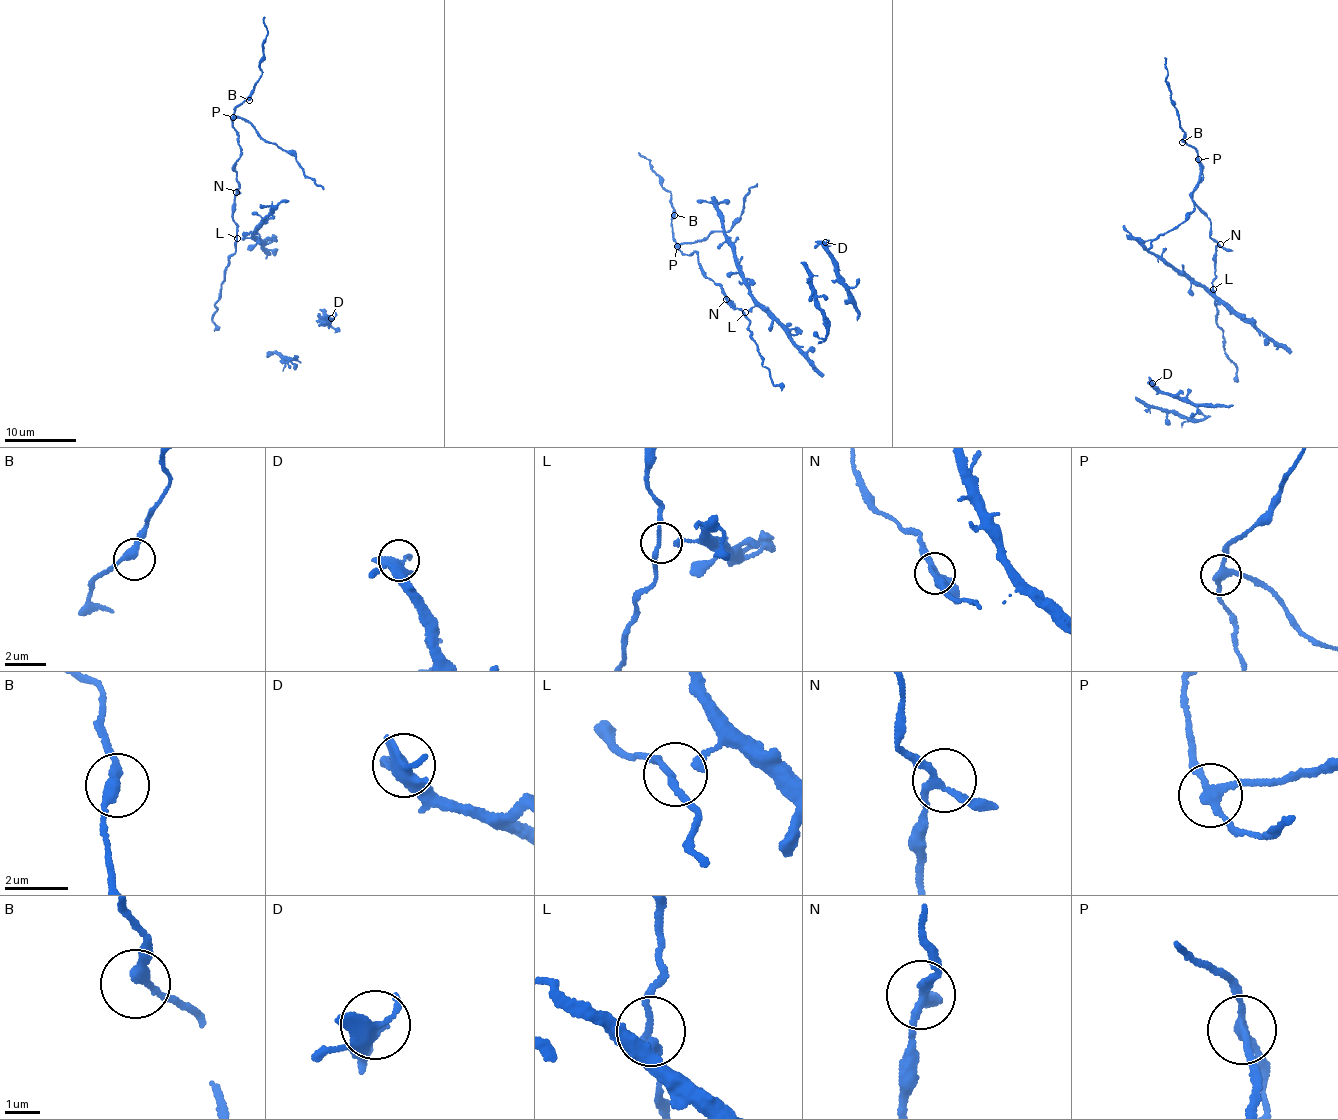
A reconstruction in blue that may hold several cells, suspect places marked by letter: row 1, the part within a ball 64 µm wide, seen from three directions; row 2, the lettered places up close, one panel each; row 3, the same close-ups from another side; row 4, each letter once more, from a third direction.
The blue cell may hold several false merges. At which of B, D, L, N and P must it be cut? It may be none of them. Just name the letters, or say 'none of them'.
P

